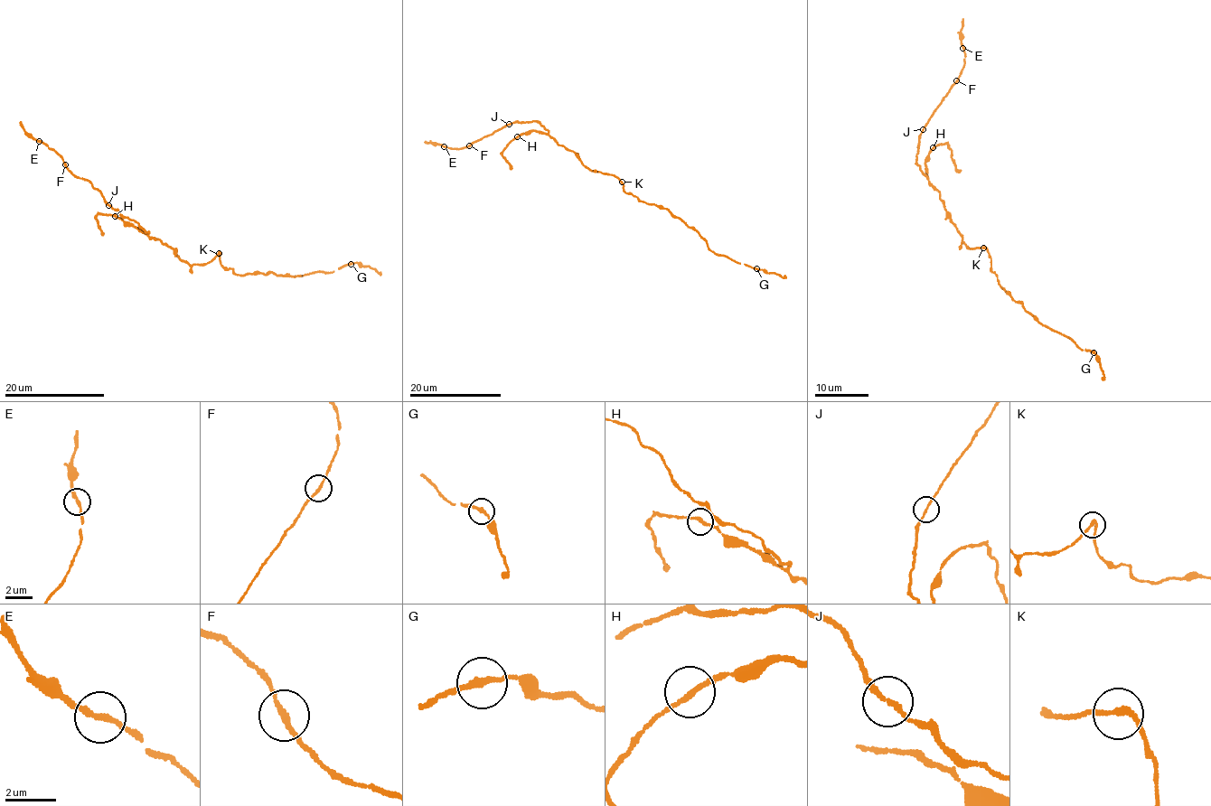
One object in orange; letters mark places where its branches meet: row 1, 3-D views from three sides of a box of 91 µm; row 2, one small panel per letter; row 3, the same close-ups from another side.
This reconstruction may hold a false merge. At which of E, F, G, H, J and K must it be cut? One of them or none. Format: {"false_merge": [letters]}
{"false_merge": []}

